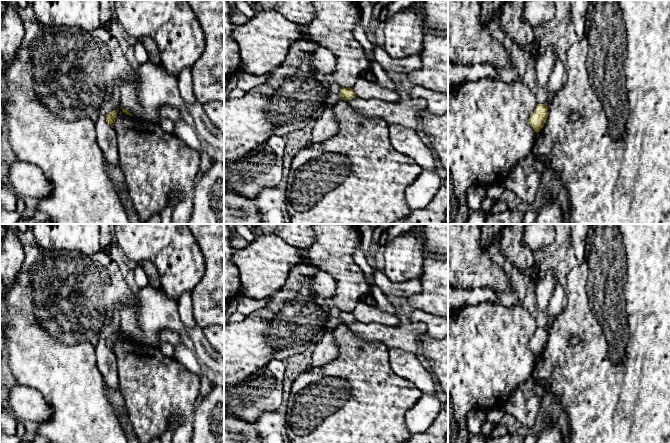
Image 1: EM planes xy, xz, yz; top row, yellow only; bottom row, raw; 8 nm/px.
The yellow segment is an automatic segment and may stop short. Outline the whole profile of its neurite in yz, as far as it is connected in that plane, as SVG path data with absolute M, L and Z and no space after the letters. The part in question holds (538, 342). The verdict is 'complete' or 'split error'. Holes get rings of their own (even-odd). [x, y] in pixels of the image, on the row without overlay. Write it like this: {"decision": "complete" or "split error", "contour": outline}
{"decision": "complete", "contour": "M537 328L534 336L530 339L529 347L534 355L538 357L546 347L548 342L548 330L544 328Z"}

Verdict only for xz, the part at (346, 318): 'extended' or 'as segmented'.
as segmented

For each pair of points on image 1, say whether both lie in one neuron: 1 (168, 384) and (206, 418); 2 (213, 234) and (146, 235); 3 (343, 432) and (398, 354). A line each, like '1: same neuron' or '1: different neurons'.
1: different neurons
2: different neurons
3: different neurons

